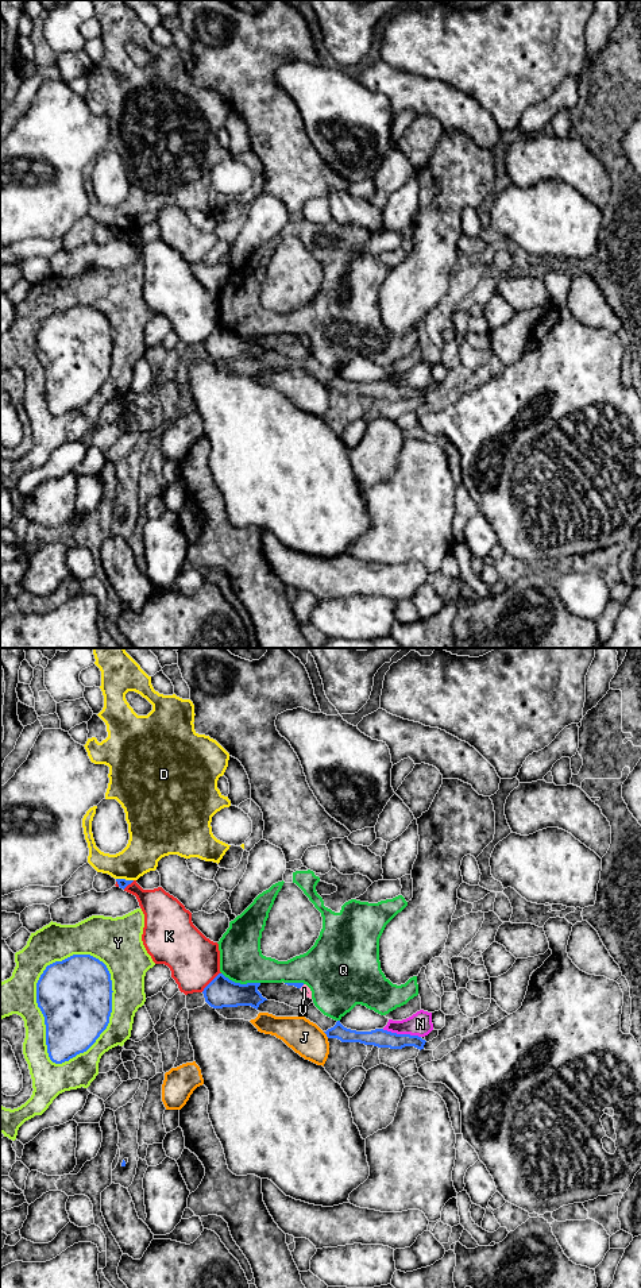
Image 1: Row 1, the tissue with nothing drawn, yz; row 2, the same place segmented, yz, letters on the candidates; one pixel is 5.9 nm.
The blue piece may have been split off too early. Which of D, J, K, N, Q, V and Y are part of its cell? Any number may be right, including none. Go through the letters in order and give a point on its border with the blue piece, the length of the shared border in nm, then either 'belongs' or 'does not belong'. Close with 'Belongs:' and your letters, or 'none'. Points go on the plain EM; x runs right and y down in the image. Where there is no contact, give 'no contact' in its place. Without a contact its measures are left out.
D: contact yz (124, 231); length 110 nm; does not belong
J: contact yz (325, 385); length 50 nm; does not belong
K: contact yz (211, 334); length 170 nm; does not belong
N: contact yz (401, 386); length 240 nm; does not belong
Q: contact yz (239, 335); length 240 nm; does not belong
V: contact yz (301, 338); length 40 nm; belongs
Y: contact yz (109, 367); length 700 nm; does not belong
Belongs: V

